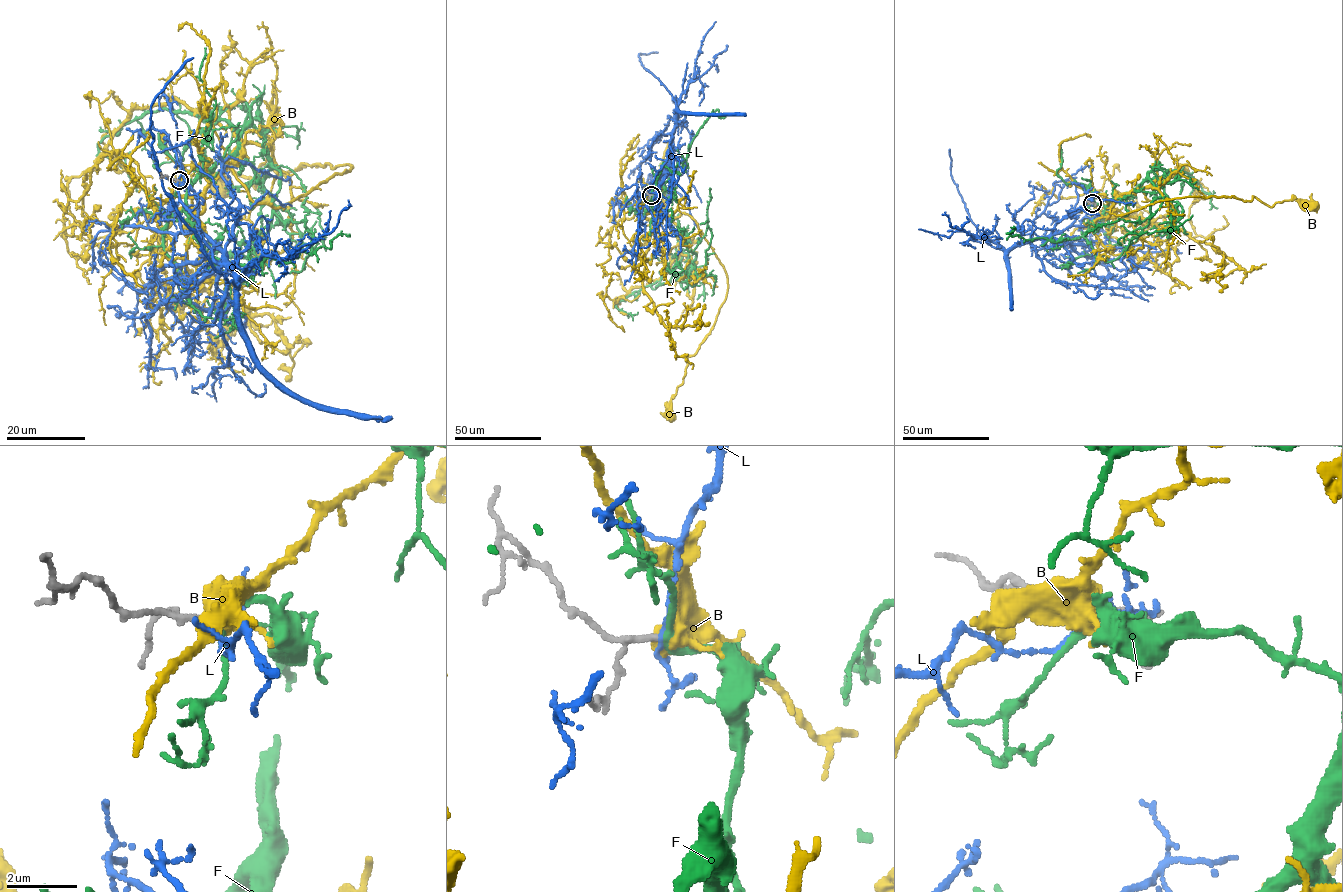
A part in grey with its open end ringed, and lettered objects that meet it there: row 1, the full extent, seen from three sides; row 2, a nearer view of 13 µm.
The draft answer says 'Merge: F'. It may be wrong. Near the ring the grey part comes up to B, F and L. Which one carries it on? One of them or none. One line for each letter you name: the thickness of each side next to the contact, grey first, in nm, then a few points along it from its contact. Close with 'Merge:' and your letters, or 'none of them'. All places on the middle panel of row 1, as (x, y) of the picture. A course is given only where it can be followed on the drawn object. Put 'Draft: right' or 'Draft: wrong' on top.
Draft: right
F: calibres 120 and 220 nm; course (651, 195), (691, 263), (696, 253), (688, 249), (683, 231), (672, 226), (671, 210), (664, 209)
Merge: F

